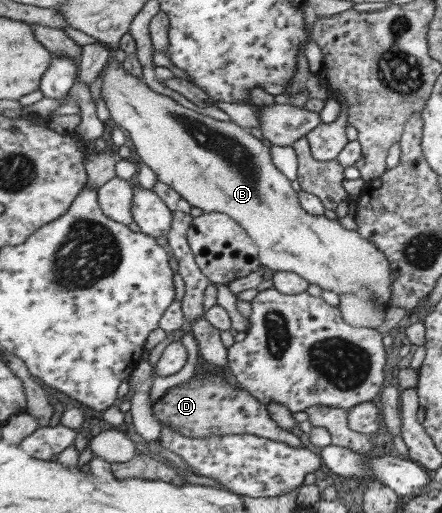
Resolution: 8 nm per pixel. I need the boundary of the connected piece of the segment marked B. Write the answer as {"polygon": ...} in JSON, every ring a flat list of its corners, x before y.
{"polygon":[[113,61,110,65,105,65,105,70,101,72,102,75,102,92,105,96,108,108,111,110,111,119,114,120,117,130,126,133,130,137,130,143,135,148,137,155,144,161,154,172,159,176,159,179,166,184,175,188,180,196,183,196,192,206,201,208,206,213,221,212,227,214,237,220,245,229,248,234,259,245,259,255,261,258,261,264,267,268,271,268,274,271,290,271,299,274,302,278,309,280,310,283,318,285,321,290,330,290,336,294,357,294,361,296,375,296,379,298,381,302,388,304,391,292,391,278,388,266,388,261,380,249,376,248,375,244,372,244,371,240,366,240,359,235,359,233,352,229,345,229,337,219,328,219,324,215,314,216,307,210,304,210,302,204,299,201,299,192,296,192,292,188,292,181,275,165,275,161,272,158,271,148,266,146,262,139,252,136,246,128,238,126,236,122,222,122,222,120,216,120,210,116,204,116,204,114,198,114,182,104,178,104,176,100,165,96,160,93,153,92,144,83,143,79,138,79,136,76,129,74,120,63]]}

